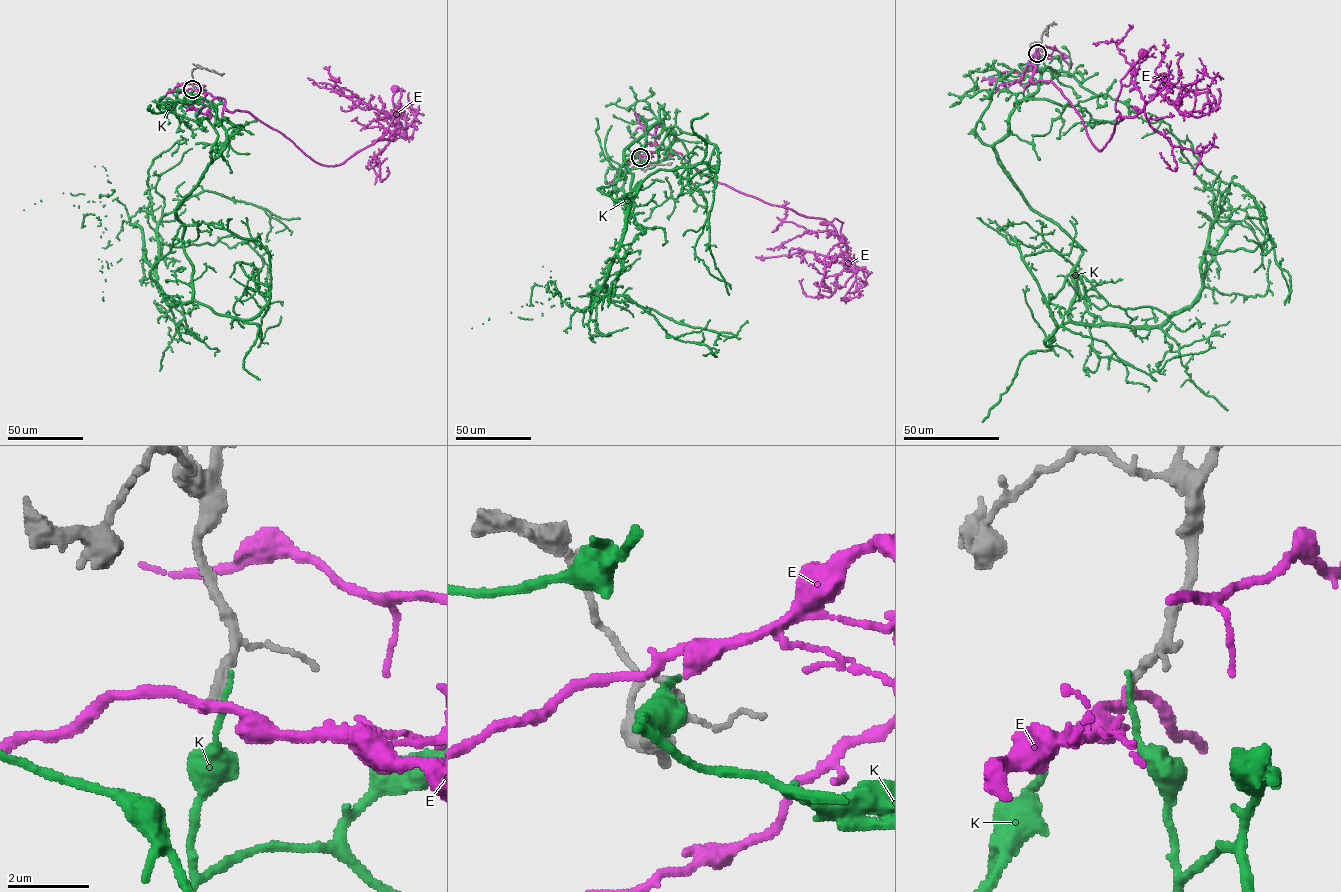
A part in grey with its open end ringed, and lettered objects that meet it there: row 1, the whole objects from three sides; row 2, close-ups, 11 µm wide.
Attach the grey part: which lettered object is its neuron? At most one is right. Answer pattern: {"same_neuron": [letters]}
{"same_neuron": []}

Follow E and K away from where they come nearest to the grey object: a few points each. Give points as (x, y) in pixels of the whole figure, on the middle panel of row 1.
E: (640, 156), (660, 149), (680, 153), (705, 175), (767, 203), (808, 217), (837, 219), (843, 222), (841, 240)
K: (641, 157), (673, 134), (657, 123), (624, 151), (641, 186), (590, 305), (549, 281), (471, 328)

